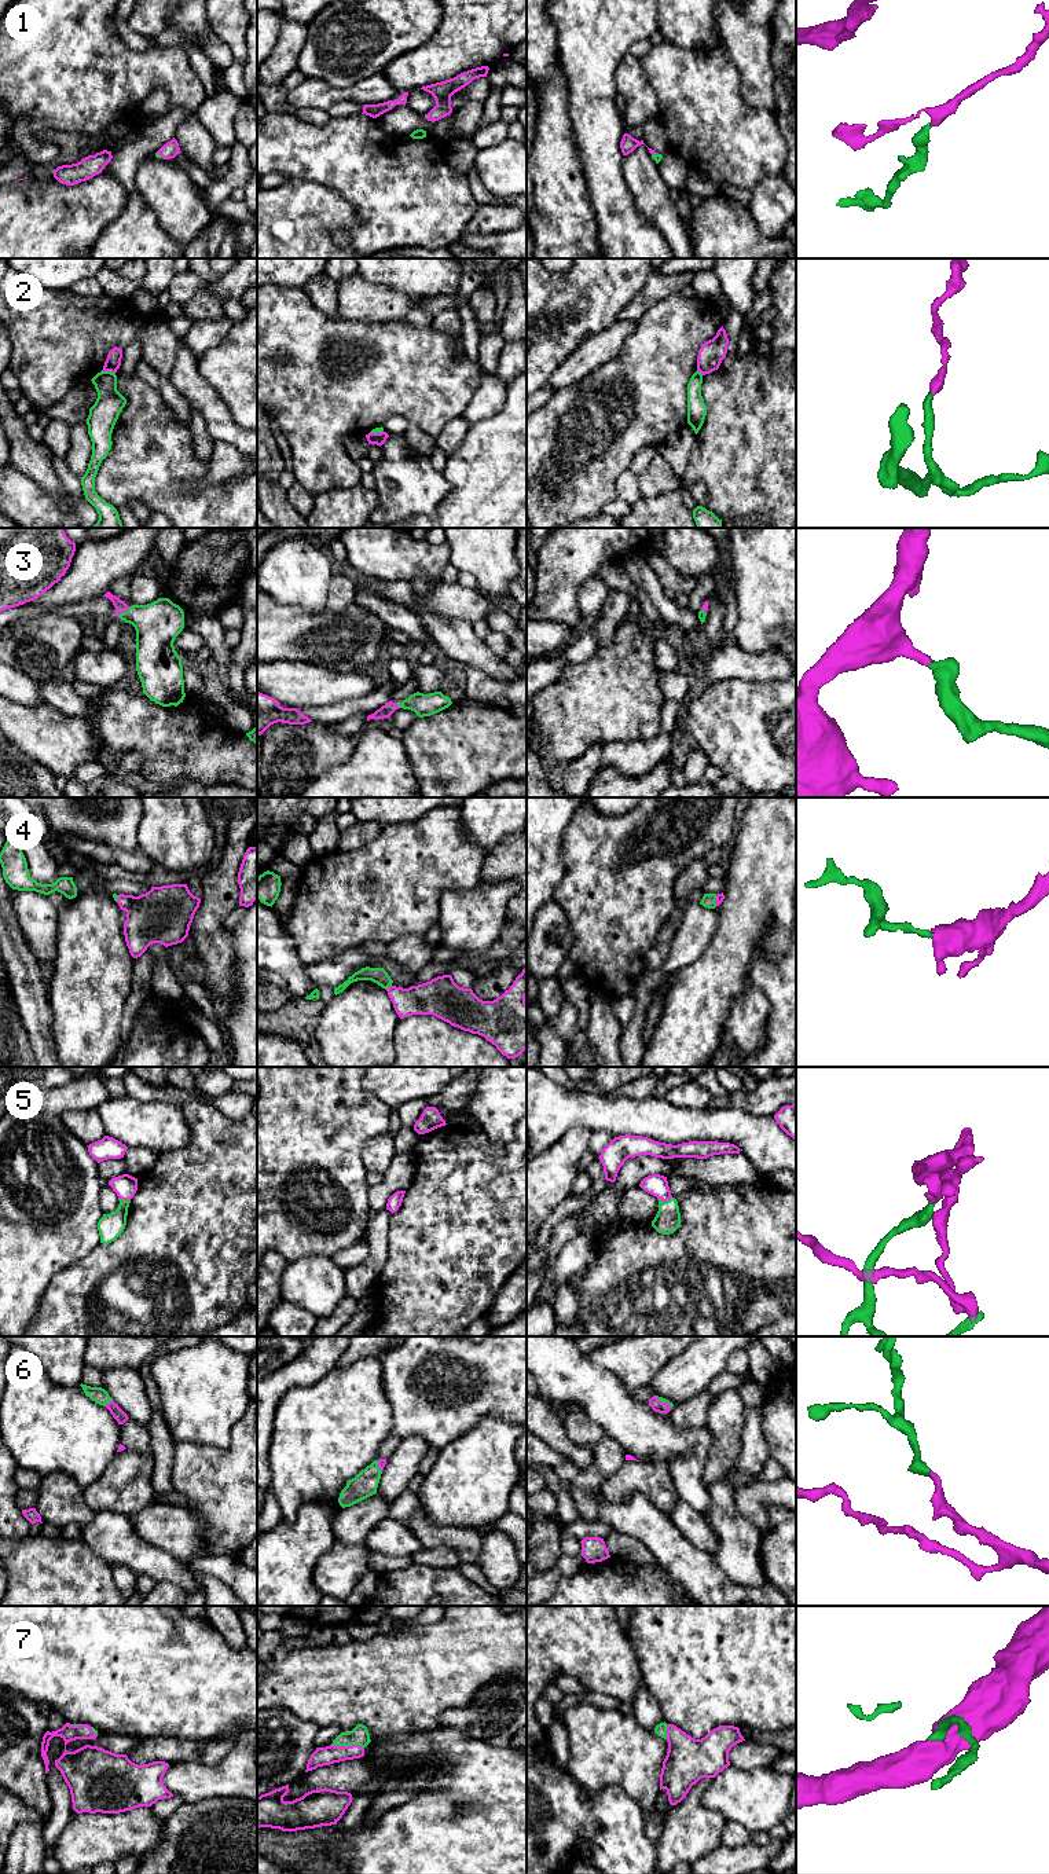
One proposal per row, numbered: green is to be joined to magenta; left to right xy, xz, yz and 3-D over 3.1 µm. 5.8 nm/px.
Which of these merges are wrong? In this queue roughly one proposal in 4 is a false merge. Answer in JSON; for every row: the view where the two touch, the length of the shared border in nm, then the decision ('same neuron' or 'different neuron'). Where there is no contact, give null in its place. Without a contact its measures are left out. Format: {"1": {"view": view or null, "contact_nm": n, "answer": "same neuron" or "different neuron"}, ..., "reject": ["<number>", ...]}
{"1": {"view": "xy", "contact_nm": 50, "answer": "same neuron"}, "2": {"view": "xy", "contact_nm": 80, "answer": "different neuron"}, "3": {"view": "xy", "contact_nm": 90, "answer": "same neuron"}, "4": {"view": "xz", "contact_nm": 50, "answer": "same neuron"}, "5": {"view": "yz", "contact_nm": 80, "answer": "same neuron"}, "6": {"view": "xy", "contact_nm": 60, "answer": "same neuron"}, "7": {"view": "xz", "contact_nm": 190, "answer": "same neuron"}, "reject": ["2"]}

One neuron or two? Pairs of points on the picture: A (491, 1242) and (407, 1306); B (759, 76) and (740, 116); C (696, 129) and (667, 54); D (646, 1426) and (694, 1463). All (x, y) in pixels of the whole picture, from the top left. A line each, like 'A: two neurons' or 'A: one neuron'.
A: one neuron
B: two neurons
C: one neuron
D: one neuron

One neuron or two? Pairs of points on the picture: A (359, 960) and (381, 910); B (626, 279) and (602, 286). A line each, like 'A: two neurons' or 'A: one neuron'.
A: two neurons
B: one neuron

